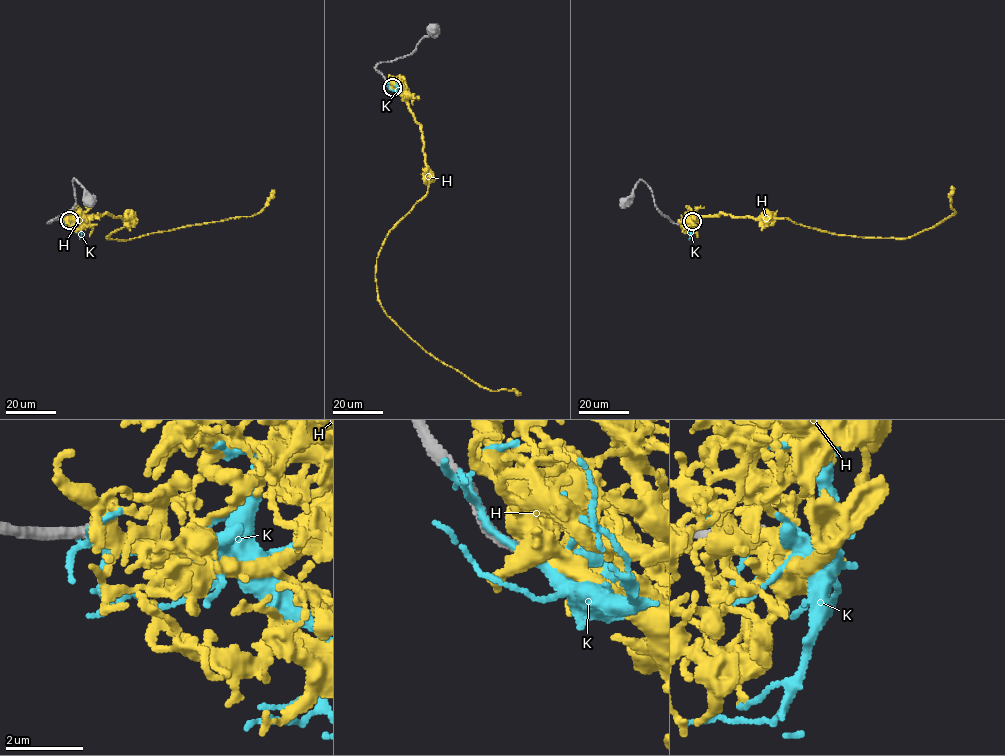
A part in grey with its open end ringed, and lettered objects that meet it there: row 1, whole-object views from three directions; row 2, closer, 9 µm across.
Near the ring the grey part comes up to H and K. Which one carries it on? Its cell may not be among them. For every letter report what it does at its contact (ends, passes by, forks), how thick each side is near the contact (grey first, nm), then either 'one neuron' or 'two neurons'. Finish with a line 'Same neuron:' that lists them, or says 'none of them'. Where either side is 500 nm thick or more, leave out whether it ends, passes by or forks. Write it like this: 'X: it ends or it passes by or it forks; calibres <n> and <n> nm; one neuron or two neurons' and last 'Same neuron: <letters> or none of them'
H: it ends; calibres 300 and 240 nm; one neuron
K: it passes by; calibres 360 and 170 nm; two neurons
Same neuron: H

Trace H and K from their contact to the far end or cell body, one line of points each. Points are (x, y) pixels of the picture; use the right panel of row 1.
H: (691, 222), (721, 214), (788, 218), (829, 233), (905, 239), (955, 213), (950, 196), (953, 185)
K: (691, 221), (689, 240)

